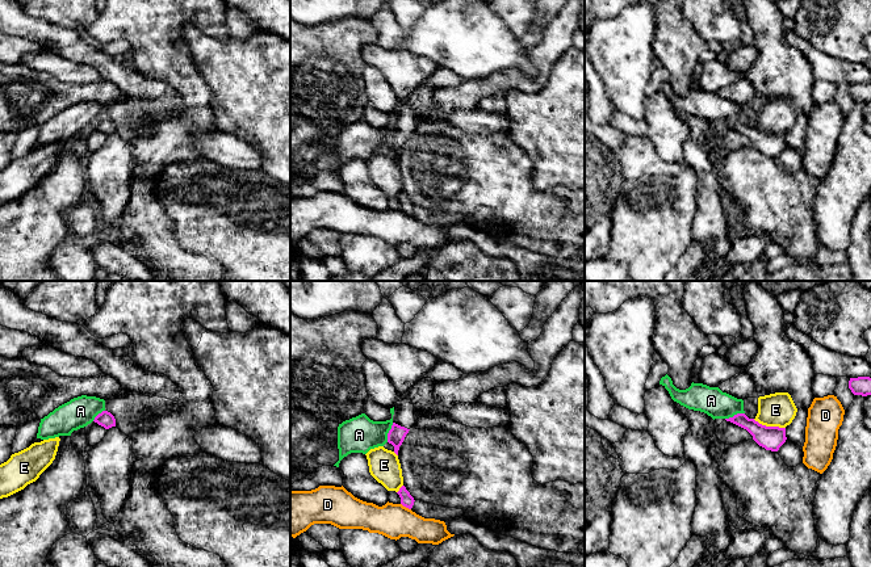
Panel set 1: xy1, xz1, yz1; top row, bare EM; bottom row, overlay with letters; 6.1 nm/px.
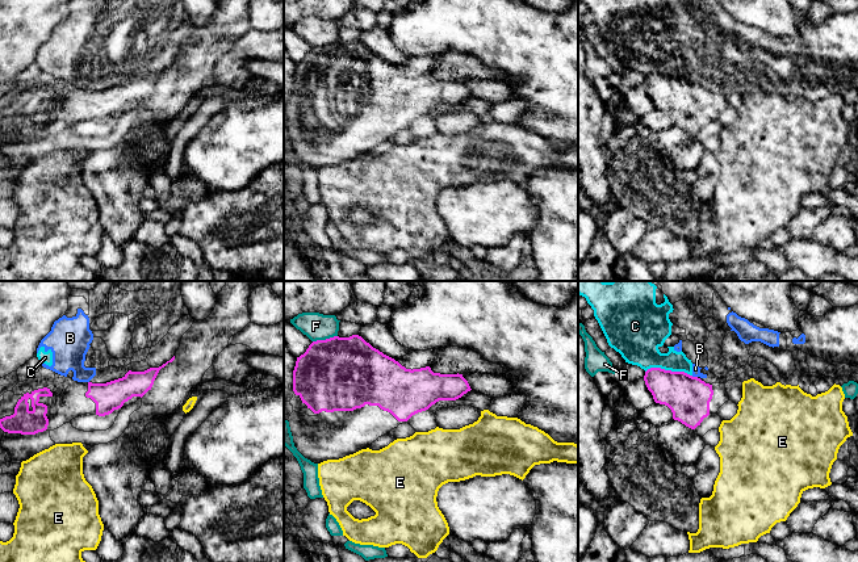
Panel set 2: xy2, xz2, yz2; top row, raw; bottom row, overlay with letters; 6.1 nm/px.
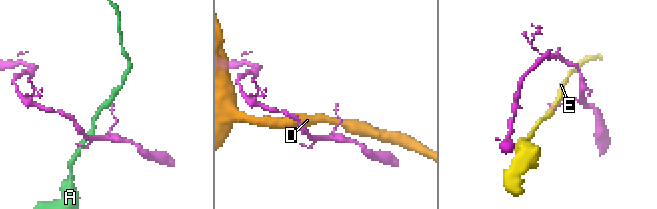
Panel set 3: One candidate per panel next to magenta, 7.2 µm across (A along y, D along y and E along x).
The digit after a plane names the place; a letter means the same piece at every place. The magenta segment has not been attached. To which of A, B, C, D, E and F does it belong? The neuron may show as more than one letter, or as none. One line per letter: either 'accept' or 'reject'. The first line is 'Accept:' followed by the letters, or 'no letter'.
Accept: no letter
A: reject
B: reject
C: reject
D: reject
E: reject
F: reject

